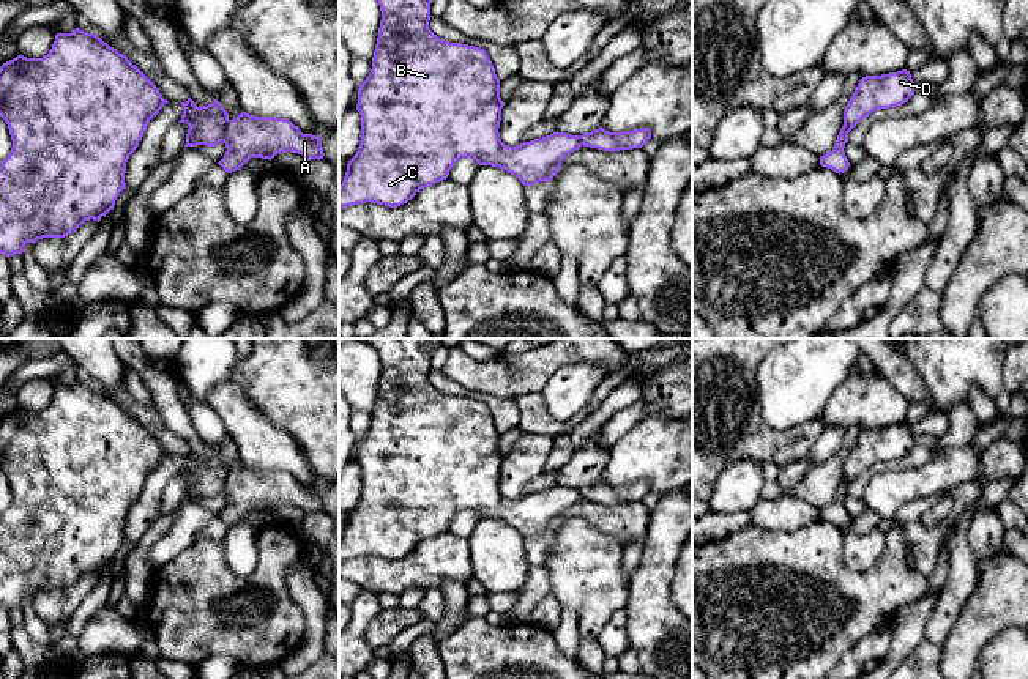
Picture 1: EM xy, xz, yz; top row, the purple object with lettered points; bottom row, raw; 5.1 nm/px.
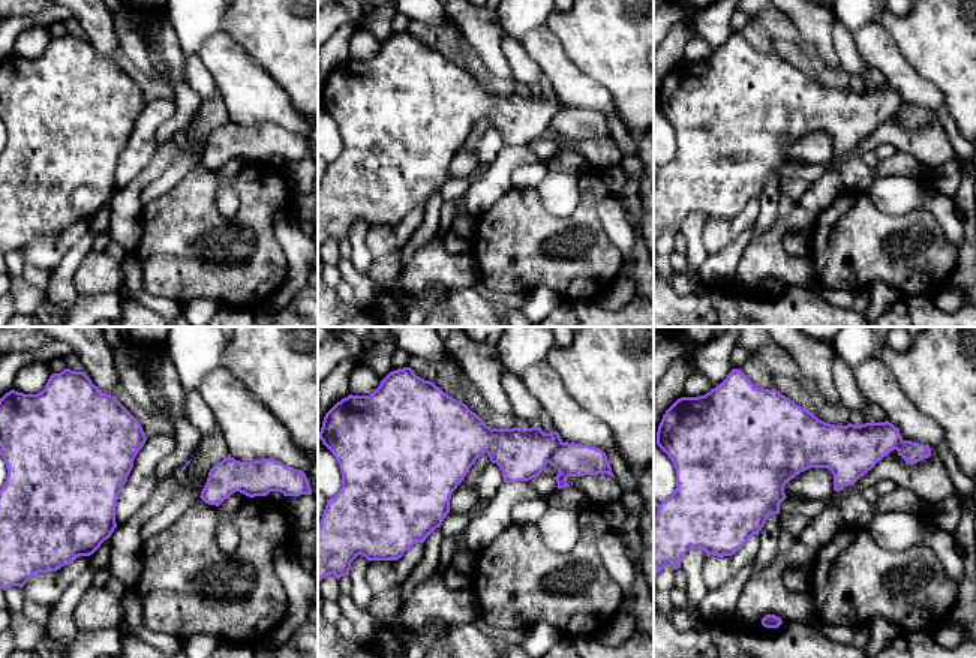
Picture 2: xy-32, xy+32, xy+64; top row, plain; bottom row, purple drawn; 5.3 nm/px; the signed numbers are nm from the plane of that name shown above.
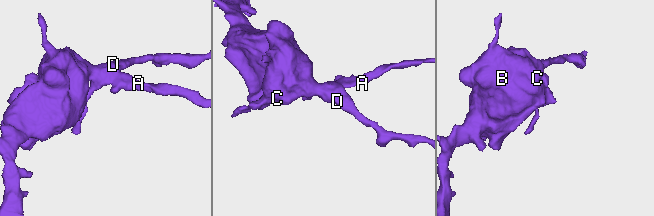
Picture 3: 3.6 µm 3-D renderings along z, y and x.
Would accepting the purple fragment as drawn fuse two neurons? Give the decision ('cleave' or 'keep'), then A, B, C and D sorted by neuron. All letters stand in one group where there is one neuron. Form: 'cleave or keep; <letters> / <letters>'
cleave; A / B C D

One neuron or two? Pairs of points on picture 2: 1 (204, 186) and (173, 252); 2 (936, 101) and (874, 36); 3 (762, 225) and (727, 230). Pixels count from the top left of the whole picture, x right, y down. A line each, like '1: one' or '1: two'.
1: one
2: one
3: two

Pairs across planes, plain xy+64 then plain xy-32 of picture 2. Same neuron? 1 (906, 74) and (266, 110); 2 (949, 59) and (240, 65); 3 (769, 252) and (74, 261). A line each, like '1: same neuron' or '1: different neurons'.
1: same neuron
2: different neurons
3: different neurons

